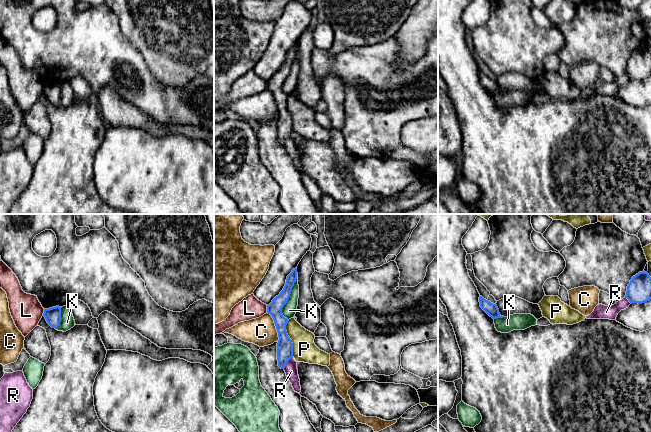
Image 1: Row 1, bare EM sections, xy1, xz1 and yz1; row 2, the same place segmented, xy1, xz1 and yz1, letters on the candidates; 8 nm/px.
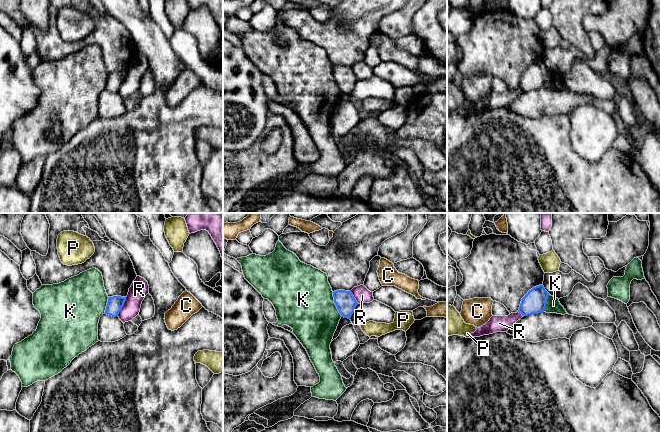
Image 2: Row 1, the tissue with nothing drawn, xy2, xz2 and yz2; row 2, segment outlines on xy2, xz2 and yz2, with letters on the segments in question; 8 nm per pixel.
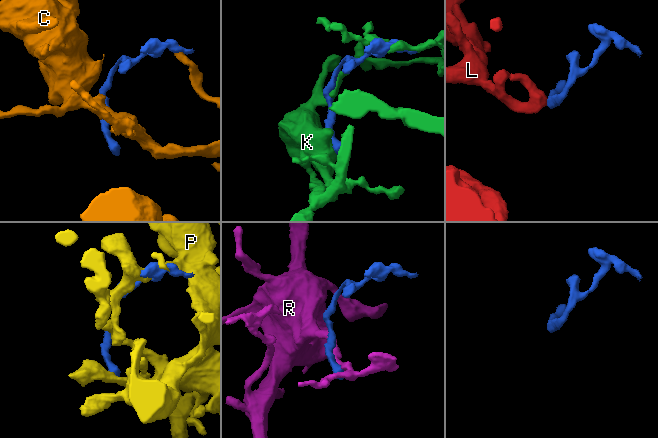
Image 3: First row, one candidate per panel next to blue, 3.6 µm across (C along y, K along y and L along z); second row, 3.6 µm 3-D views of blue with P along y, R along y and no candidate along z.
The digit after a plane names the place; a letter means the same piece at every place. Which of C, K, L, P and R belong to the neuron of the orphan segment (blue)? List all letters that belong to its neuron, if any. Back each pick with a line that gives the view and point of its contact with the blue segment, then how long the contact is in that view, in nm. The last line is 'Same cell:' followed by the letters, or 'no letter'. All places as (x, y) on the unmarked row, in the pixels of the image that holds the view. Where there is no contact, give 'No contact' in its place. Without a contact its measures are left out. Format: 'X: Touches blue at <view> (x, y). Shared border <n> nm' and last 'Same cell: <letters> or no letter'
K: Touches blue at xz1 (289, 72). Shared border 400 nm
Same cell: K

